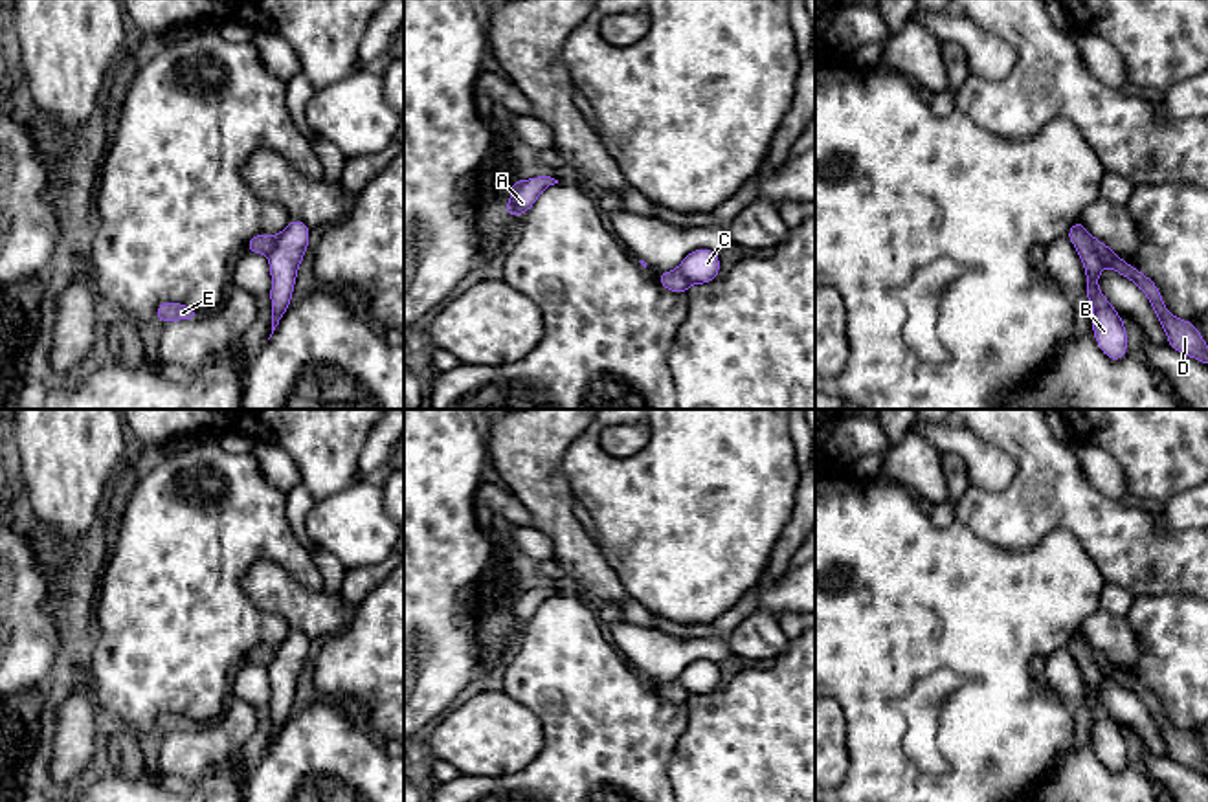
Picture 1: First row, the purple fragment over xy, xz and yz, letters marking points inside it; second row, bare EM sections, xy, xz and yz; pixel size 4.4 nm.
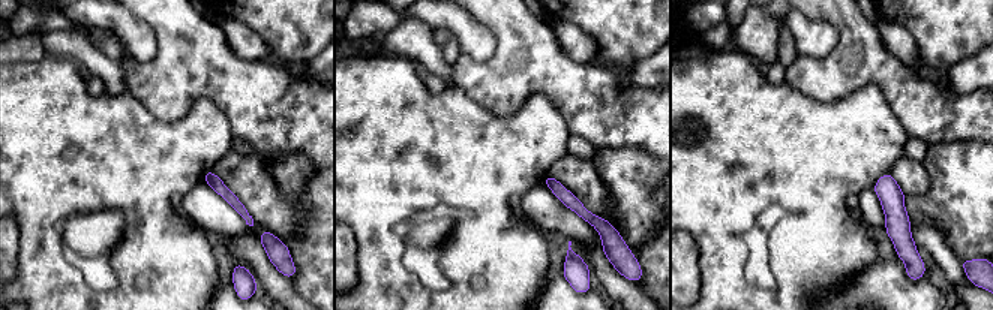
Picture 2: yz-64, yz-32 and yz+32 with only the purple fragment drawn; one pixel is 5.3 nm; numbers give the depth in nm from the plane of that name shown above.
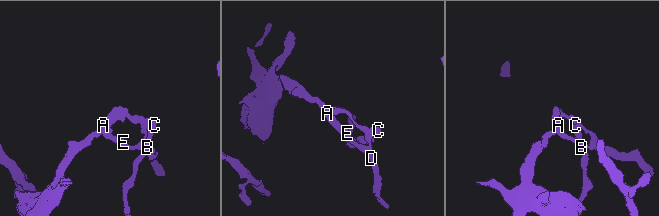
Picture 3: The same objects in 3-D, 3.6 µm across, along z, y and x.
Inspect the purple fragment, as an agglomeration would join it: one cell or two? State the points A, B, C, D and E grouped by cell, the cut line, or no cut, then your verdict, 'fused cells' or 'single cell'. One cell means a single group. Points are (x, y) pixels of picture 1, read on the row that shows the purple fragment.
groups A D E / B C; cut yz (1091, 235), (1091, 246), (1104, 265); fused cells

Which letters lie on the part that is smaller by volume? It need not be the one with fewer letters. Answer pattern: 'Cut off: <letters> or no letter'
Cut off: A, D, E

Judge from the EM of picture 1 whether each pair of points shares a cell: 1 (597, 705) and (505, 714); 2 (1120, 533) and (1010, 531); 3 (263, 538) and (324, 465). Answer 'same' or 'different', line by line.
1: different
2: same
3: different

